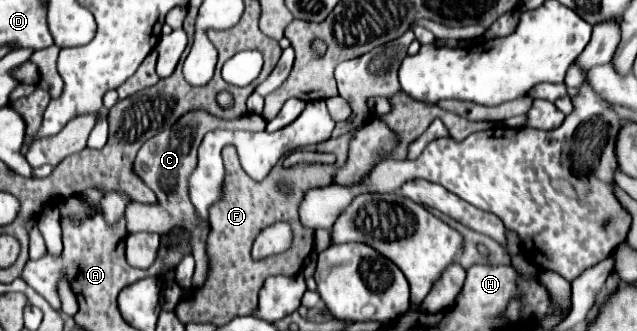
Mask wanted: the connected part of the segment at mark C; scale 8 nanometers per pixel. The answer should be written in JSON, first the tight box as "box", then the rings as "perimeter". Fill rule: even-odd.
{"box":[134,112,266,288],"perimeter":[[[188,112],[172,128],[162,130],[152,140],[148,140],[140,148],[140,152],[134,160],[136,176],[158,196],[158,202],[160,202],[158,206],[150,206],[148,232],[164,234],[166,230],[170,230],[174,226],[182,226],[190,232],[190,246],[192,246],[192,254],[194,254],[194,260],[196,260],[194,276],[192,276],[192,288],[202,288],[206,278],[208,278],[206,238],[208,238],[208,232],[210,232],[210,224],[208,224],[208,220],[196,218],[196,210],[192,206],[190,194],[188,194],[188,178],[196,168],[196,150],[198,150],[202,138],[204,138],[204,134],[208,134],[210,130],[216,130],[216,128],[258,132],[258,130],[266,128],[266,120],[258,114],[246,114],[238,120],[218,120],[216,116],[208,116],[208,112]]]}

